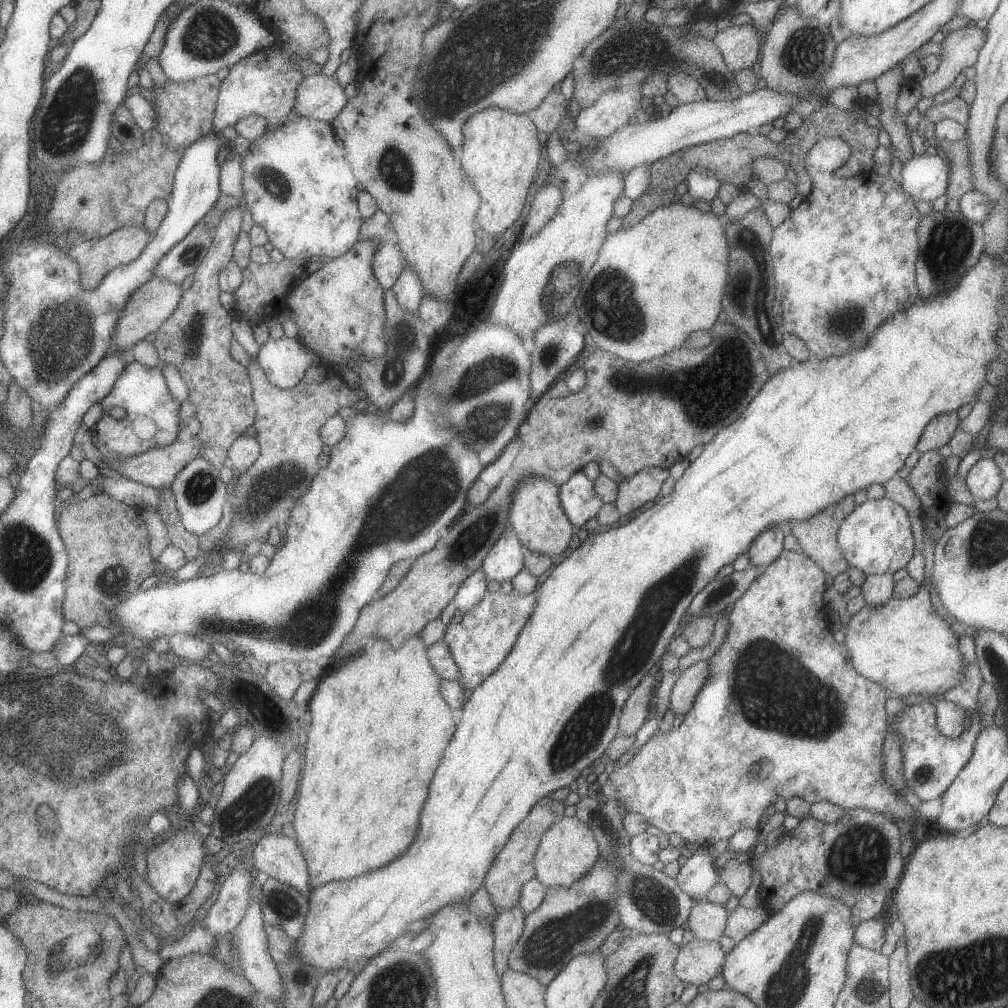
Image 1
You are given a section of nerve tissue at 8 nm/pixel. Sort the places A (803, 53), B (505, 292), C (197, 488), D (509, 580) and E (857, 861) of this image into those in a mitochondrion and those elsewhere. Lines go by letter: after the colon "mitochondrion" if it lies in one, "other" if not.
A: mitochondrion
B: other
C: mitochondrion
D: other
E: mitochondrion

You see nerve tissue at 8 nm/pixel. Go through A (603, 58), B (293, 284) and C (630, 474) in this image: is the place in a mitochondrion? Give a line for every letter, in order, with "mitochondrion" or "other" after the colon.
A: mitochondrion
B: other
C: other

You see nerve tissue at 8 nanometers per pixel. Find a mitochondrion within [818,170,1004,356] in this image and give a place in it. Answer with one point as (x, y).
(947, 248)

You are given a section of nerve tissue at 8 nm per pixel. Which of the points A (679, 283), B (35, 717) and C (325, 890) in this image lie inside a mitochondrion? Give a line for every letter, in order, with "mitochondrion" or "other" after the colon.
A: other
B: mitochondrion
C: other

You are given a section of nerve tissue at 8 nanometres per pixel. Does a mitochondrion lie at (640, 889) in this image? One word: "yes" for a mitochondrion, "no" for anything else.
yes

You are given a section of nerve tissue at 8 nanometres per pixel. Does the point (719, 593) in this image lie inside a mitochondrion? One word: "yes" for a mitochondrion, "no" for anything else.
yes

